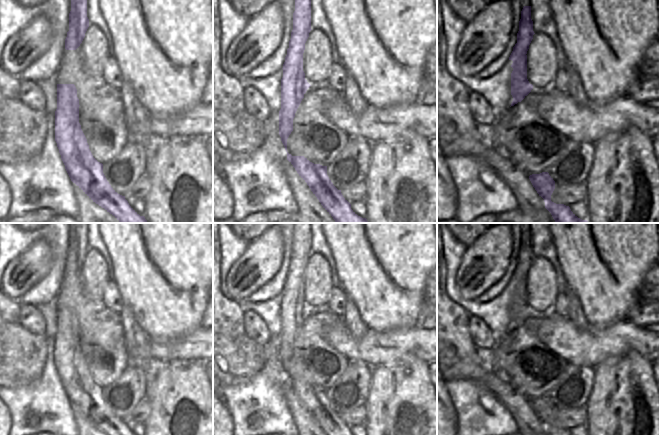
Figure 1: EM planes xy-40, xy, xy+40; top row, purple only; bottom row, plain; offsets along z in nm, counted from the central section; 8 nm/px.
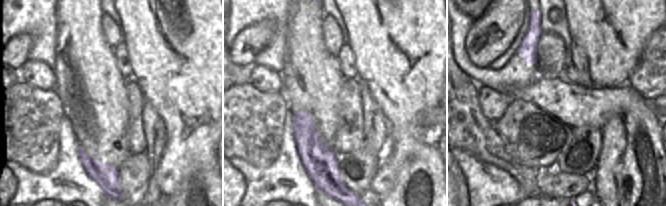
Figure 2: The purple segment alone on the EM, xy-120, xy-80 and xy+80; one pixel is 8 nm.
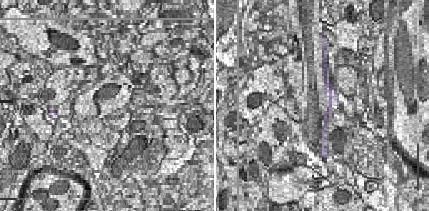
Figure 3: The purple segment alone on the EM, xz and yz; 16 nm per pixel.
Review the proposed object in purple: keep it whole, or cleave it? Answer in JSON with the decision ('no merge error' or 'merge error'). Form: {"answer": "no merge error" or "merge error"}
{"answer": "no merge error"}

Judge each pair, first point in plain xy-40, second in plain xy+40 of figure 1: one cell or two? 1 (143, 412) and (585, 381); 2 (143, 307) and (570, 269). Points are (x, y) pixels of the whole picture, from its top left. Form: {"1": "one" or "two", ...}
{"1": "two", "2": "one"}

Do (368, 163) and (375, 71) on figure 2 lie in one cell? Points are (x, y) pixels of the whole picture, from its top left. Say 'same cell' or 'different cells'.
different cells

